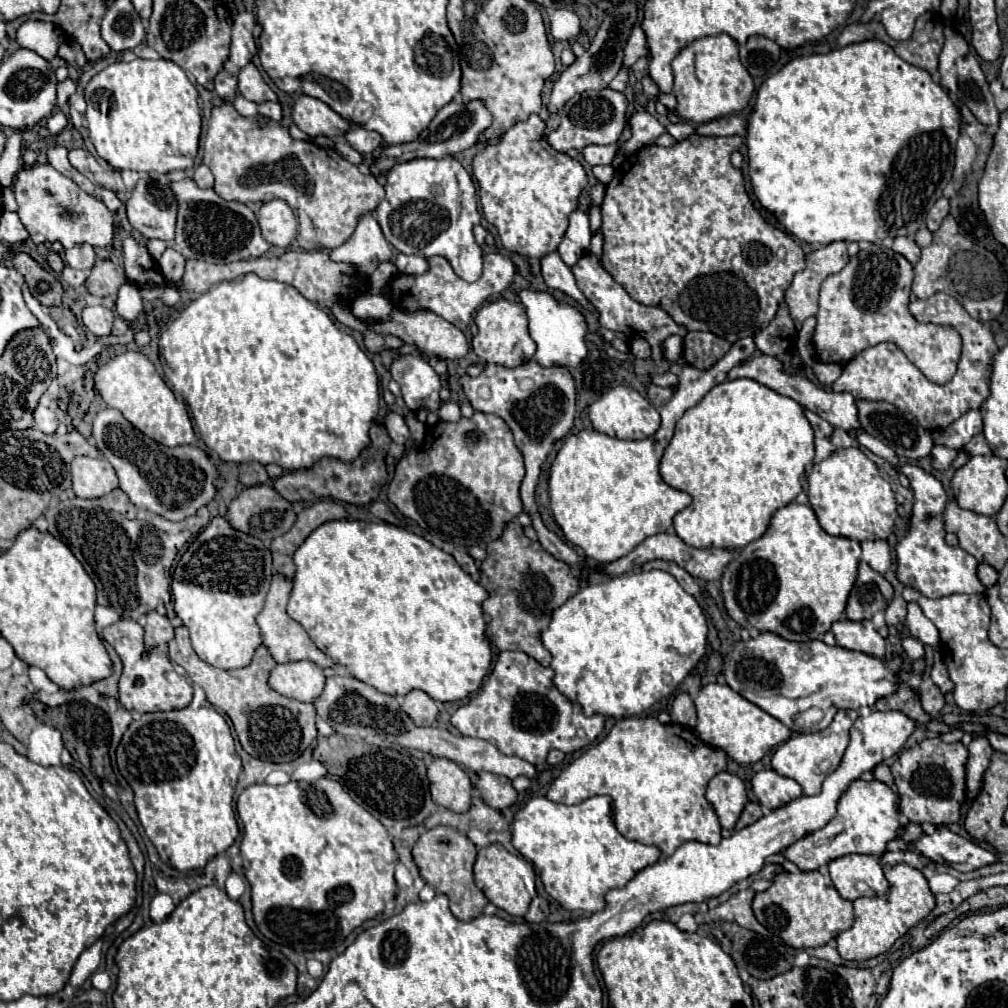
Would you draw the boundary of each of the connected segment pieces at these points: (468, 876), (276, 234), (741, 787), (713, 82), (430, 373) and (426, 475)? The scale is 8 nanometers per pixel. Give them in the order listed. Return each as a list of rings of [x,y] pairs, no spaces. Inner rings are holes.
[[[445,825],[425,831],[413,847],[413,861],[419,867],[421,877],[435,891],[445,893],[449,897],[451,913],[459,921],[471,921],[479,917],[483,913],[483,907],[487,905],[487,897],[473,881],[475,857],[477,857],[477,847],[467,839],[467,835]]]
[[[281,199],[263,203],[257,213],[257,219],[265,241],[273,247],[287,249],[297,235],[297,217],[291,207]]]
[[[721,771],[709,781],[705,797],[713,805],[721,827],[731,831],[747,803],[745,783],[737,775]]]
[[[715,35],[715,37],[701,37],[679,51],[679,55],[671,61],[673,75],[675,75],[675,87],[673,95],[677,99],[677,113],[691,121],[691,123],[707,123],[731,113],[741,111],[755,87],[749,71],[739,61],[737,43],[727,35]]]
[[[397,355],[391,363],[391,377],[399,383],[409,411],[439,411],[441,379],[421,355]]]
[[[473,413],[469,419],[457,423],[439,421],[427,429],[423,443],[417,449],[411,449],[399,463],[393,481],[389,483],[389,501],[397,505],[399,513],[417,521],[419,527],[443,541],[455,545],[481,545],[501,537],[505,523],[521,513],[519,485],[525,477],[523,457],[513,443],[509,427],[493,415]]]

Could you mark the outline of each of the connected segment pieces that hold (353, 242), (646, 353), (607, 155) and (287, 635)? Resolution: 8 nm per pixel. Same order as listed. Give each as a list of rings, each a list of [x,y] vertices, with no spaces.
[[[363,213],[353,235],[329,253],[331,261],[351,263],[359,273],[371,275],[379,263],[389,261],[393,255],[389,243],[383,237],[383,231],[373,217],[373,213]]]
[[[633,339],[631,341],[631,345],[629,345],[629,349],[631,349],[631,353],[635,355],[635,357],[639,357],[639,359],[647,359],[647,357],[651,357],[651,345],[645,341],[645,339]]]
[[[589,145],[583,149],[583,159],[593,165],[611,165],[617,145]]]
[[[273,575],[271,589],[267,593],[267,599],[265,599],[265,607],[259,613],[259,617],[257,617],[257,625],[261,629],[263,645],[269,649],[271,657],[277,663],[291,663],[291,661],[303,661],[303,659],[307,659],[307,661],[313,661],[315,665],[319,665],[321,669],[335,667],[335,661],[331,657],[327,657],[323,651],[319,651],[319,647],[311,641],[311,637],[305,633],[305,629],[301,625],[297,625],[297,621],[293,621],[287,615],[285,607],[287,607],[287,601],[289,601],[289,589],[291,589],[291,581],[285,581],[285,577]]]

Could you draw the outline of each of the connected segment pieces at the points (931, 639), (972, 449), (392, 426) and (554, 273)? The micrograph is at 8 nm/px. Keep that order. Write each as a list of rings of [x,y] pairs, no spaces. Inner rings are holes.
[[[907,603],[907,627],[915,639],[919,639],[925,645],[931,645],[933,649],[939,649],[939,631],[937,627],[923,615],[921,607],[917,603]]]
[[[981,433],[975,435],[975,437],[963,447],[963,451],[971,453],[971,455],[989,455],[989,453],[991,453],[991,449],[989,449],[989,445],[987,445],[987,441],[985,441],[985,437],[983,437]]]
[[[389,411],[389,413],[387,413],[385,427],[387,427],[387,431],[389,431],[389,435],[391,435],[391,439],[393,439],[395,443],[399,443],[399,445],[407,445],[411,433],[409,433],[409,429],[407,429],[405,419],[403,419],[399,413]]]
[[[551,251],[547,253],[543,259],[541,259],[541,271],[543,271],[543,277],[545,277],[545,283],[551,287],[551,289],[559,289],[563,293],[567,293],[569,297],[573,297],[581,307],[585,309],[593,309],[593,305],[585,299],[585,295],[579,291],[577,283],[575,283],[575,277],[571,273],[571,269],[563,263],[561,255],[557,251]]]

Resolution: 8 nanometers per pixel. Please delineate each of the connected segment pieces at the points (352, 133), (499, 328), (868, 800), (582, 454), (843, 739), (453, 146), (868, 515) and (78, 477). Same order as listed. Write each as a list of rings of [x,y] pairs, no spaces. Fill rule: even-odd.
[[[353,125],[353,127],[349,129],[349,133],[345,135],[345,139],[347,139],[347,143],[349,143],[353,149],[357,149],[359,153],[373,153],[373,151],[383,143],[383,137],[381,137],[379,133],[367,131],[367,129],[357,127],[357,125]]]
[[[497,299],[479,309],[475,323],[479,327],[479,335],[473,337],[473,351],[477,353],[477,357],[481,361],[513,369],[513,367],[519,367],[521,363],[529,361],[535,355],[537,345],[529,335],[527,321],[525,321],[525,309],[521,305],[511,303],[507,299]]]
[[[857,779],[841,795],[837,815],[833,817],[833,821],[829,821],[827,827],[809,833],[795,845],[787,847],[783,855],[789,861],[793,861],[801,871],[813,871],[849,853],[867,853],[881,857],[887,849],[887,843],[895,839],[897,833],[899,833],[899,795],[877,779],[873,781]]]
[[[747,337],[747,339],[737,341],[731,347],[731,351],[721,361],[717,361],[717,365],[713,365],[713,369],[707,369],[705,373],[701,373],[699,369],[693,369],[691,365],[685,367],[685,365],[673,363],[669,371],[673,371],[679,377],[679,387],[675,389],[675,395],[671,397],[671,401],[667,401],[661,407],[661,427],[659,427],[659,431],[655,435],[647,437],[647,439],[623,441],[623,439],[615,439],[615,437],[609,437],[609,435],[599,433],[599,431],[579,431],[575,435],[565,437],[563,447],[559,449],[553,465],[551,465],[549,499],[551,499],[553,517],[559,523],[559,527],[563,529],[569,543],[581,547],[585,557],[589,557],[597,563],[611,563],[611,561],[617,561],[617,559],[629,555],[643,539],[647,539],[655,533],[667,531],[671,527],[671,519],[691,503],[691,495],[669,487],[659,475],[659,461],[661,461],[665,447],[669,445],[669,441],[673,437],[675,423],[681,419],[681,415],[689,407],[697,405],[705,397],[707,391],[711,391],[715,385],[723,383],[727,379],[727,373],[735,365],[749,359],[755,351],[757,351],[757,347],[755,347],[753,339]]]
[[[839,709],[833,723],[823,729],[823,731],[815,731],[815,733],[807,733],[807,735],[795,735],[789,741],[785,741],[783,745],[777,747],[771,763],[773,769],[789,779],[795,779],[801,787],[805,795],[817,795],[821,791],[821,783],[823,779],[837,769],[847,743],[849,743],[849,727],[853,725],[853,721],[857,719],[857,711],[853,709]]]
[[[453,99],[451,103],[447,103],[445,107],[439,109],[439,113],[429,123],[429,127],[415,141],[401,143],[401,145],[383,145],[379,157],[369,165],[369,173],[373,177],[381,177],[381,175],[387,175],[391,171],[391,167],[397,163],[405,163],[405,161],[419,159],[419,157],[441,159],[445,155],[461,153],[461,151],[465,151],[477,143],[479,135],[489,127],[489,121],[491,121],[489,111],[485,109],[485,105],[481,105],[481,101],[471,101],[469,105],[465,105],[457,99]]]
[[[857,447],[837,449],[807,473],[807,497],[819,525],[837,537],[849,539],[887,539],[893,533],[897,503],[891,485],[881,477],[877,465]]]
[[[75,457],[71,463],[73,491],[81,499],[99,499],[117,487],[115,469],[105,459]]]

